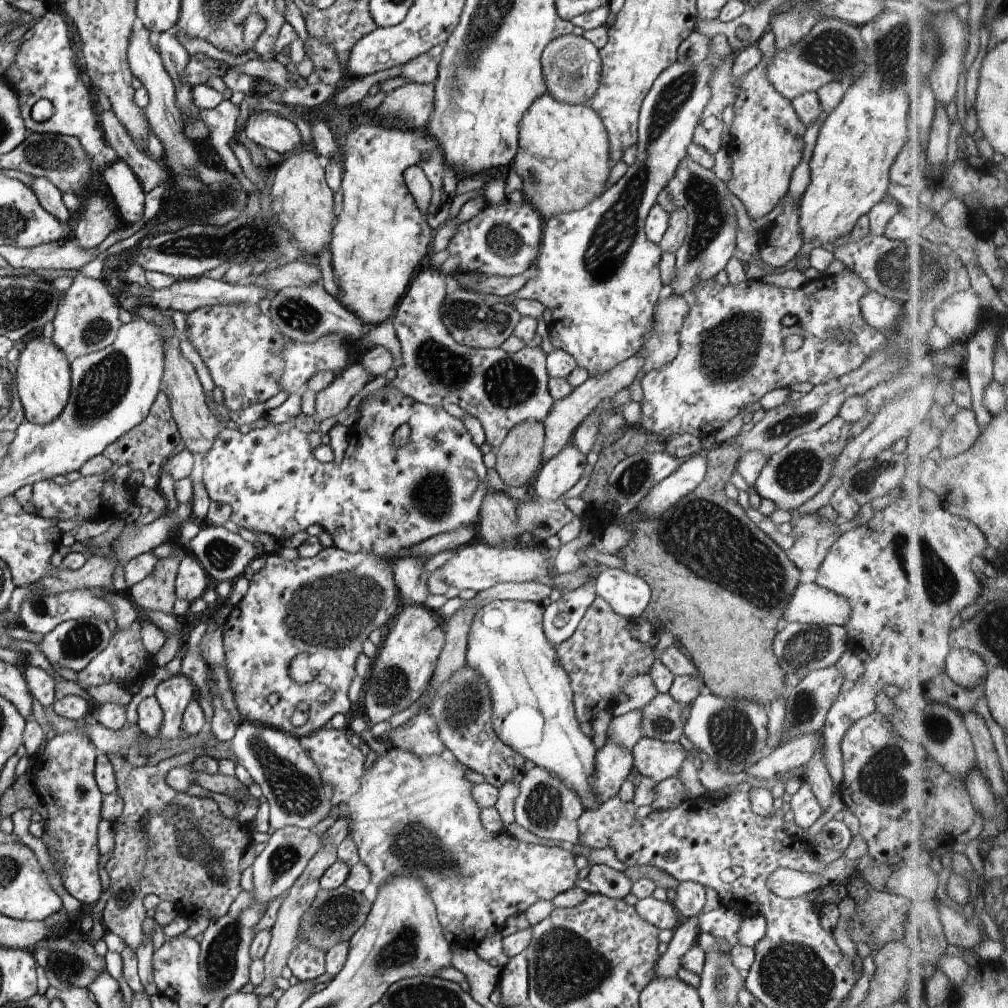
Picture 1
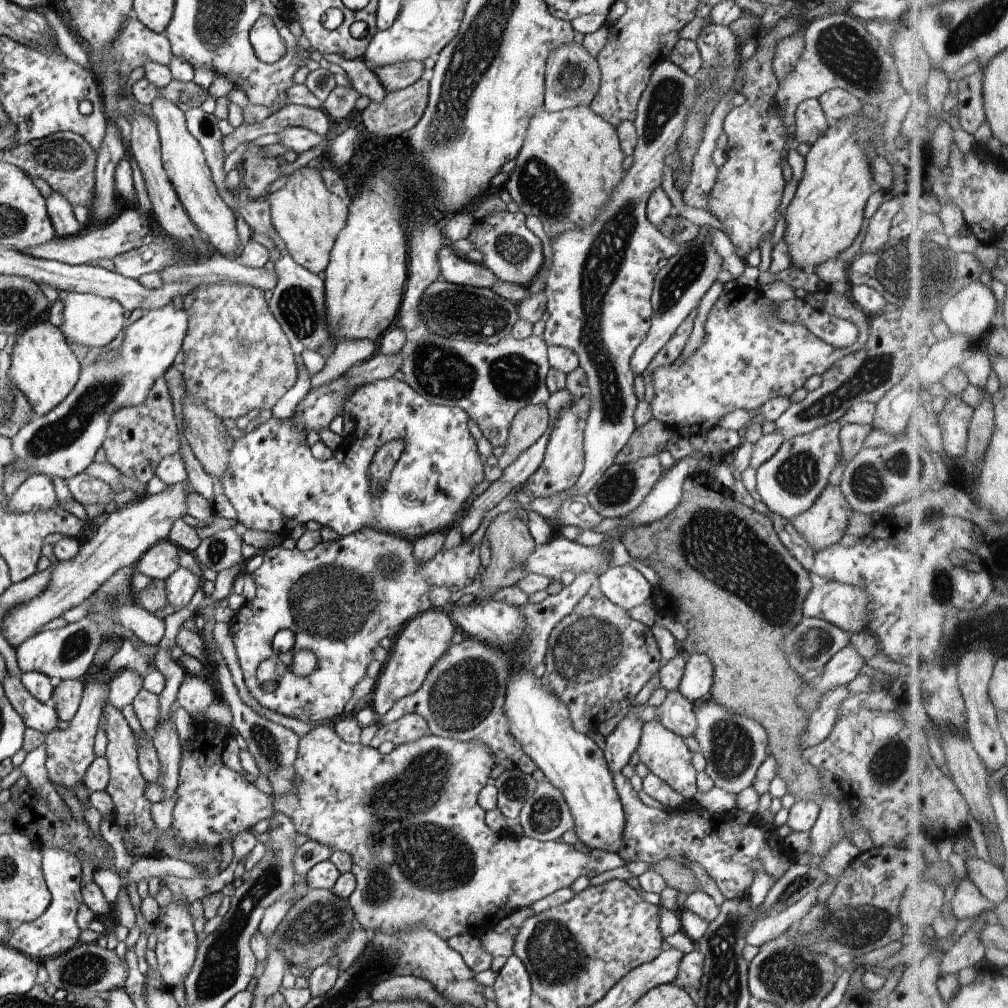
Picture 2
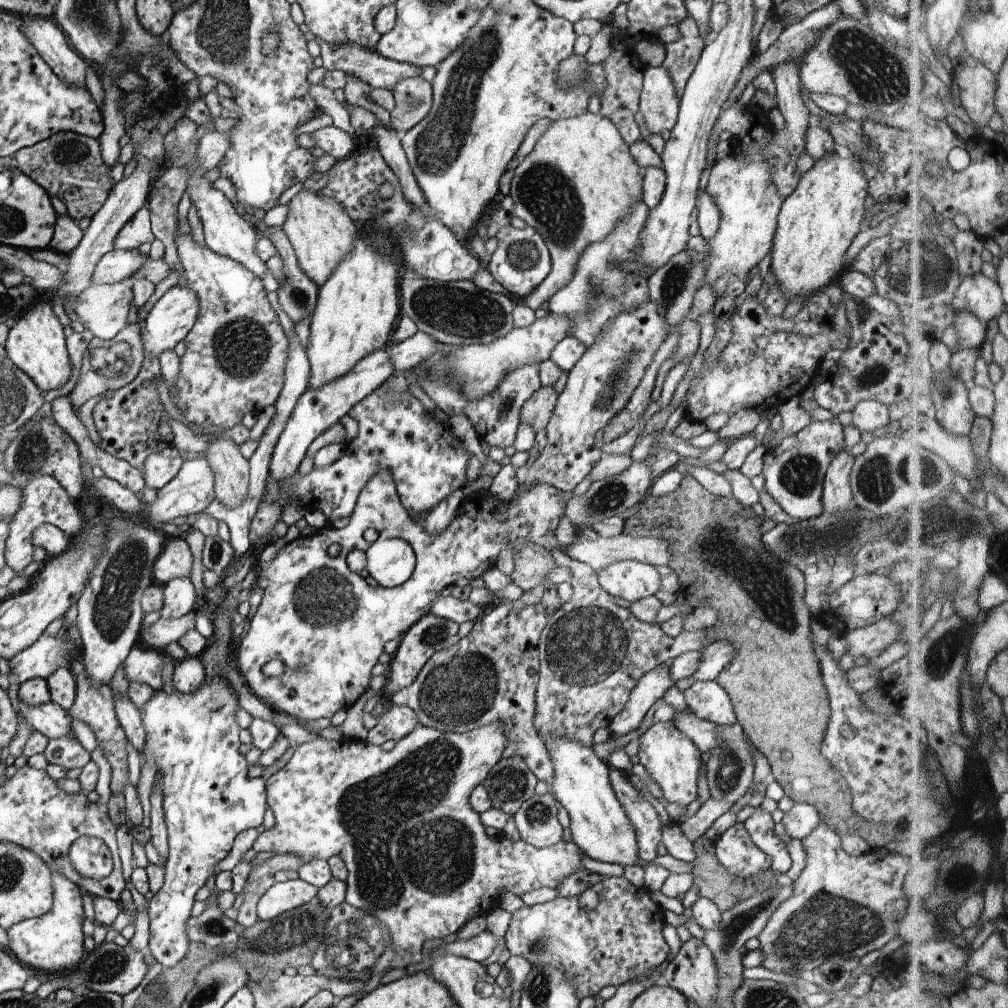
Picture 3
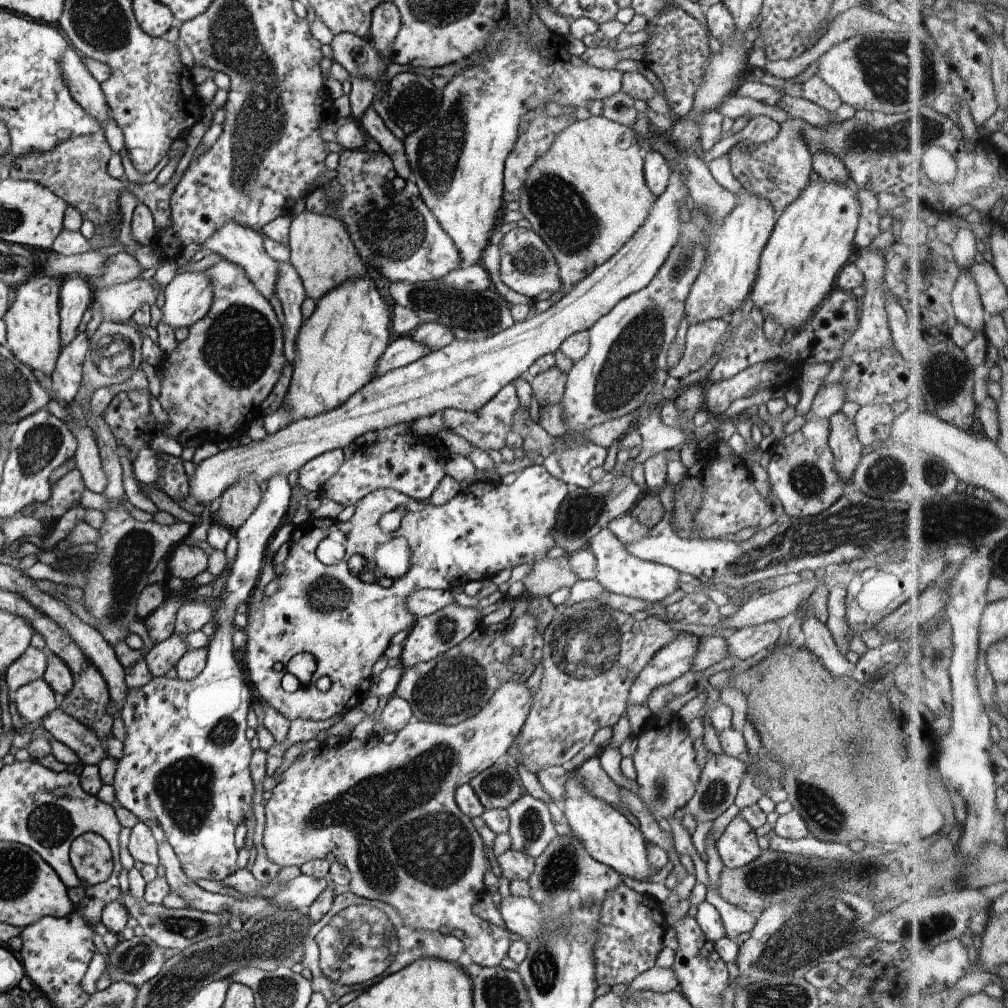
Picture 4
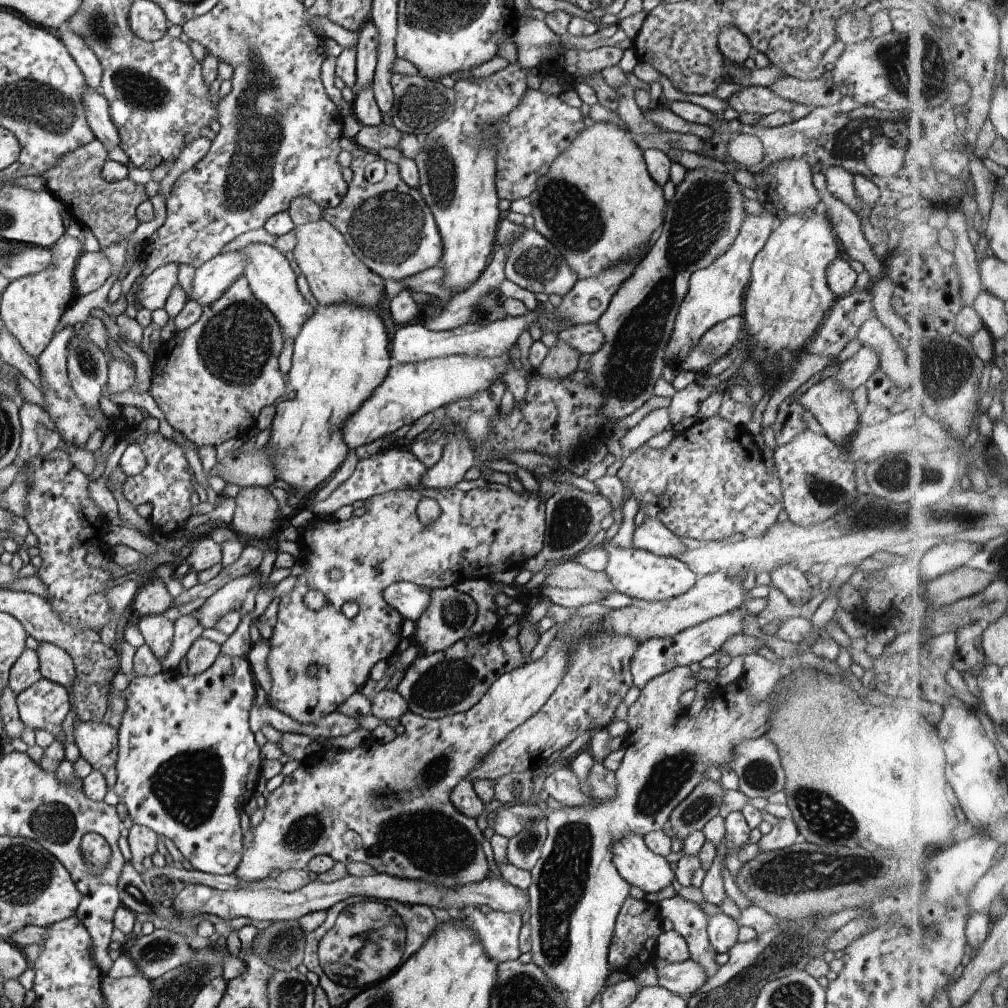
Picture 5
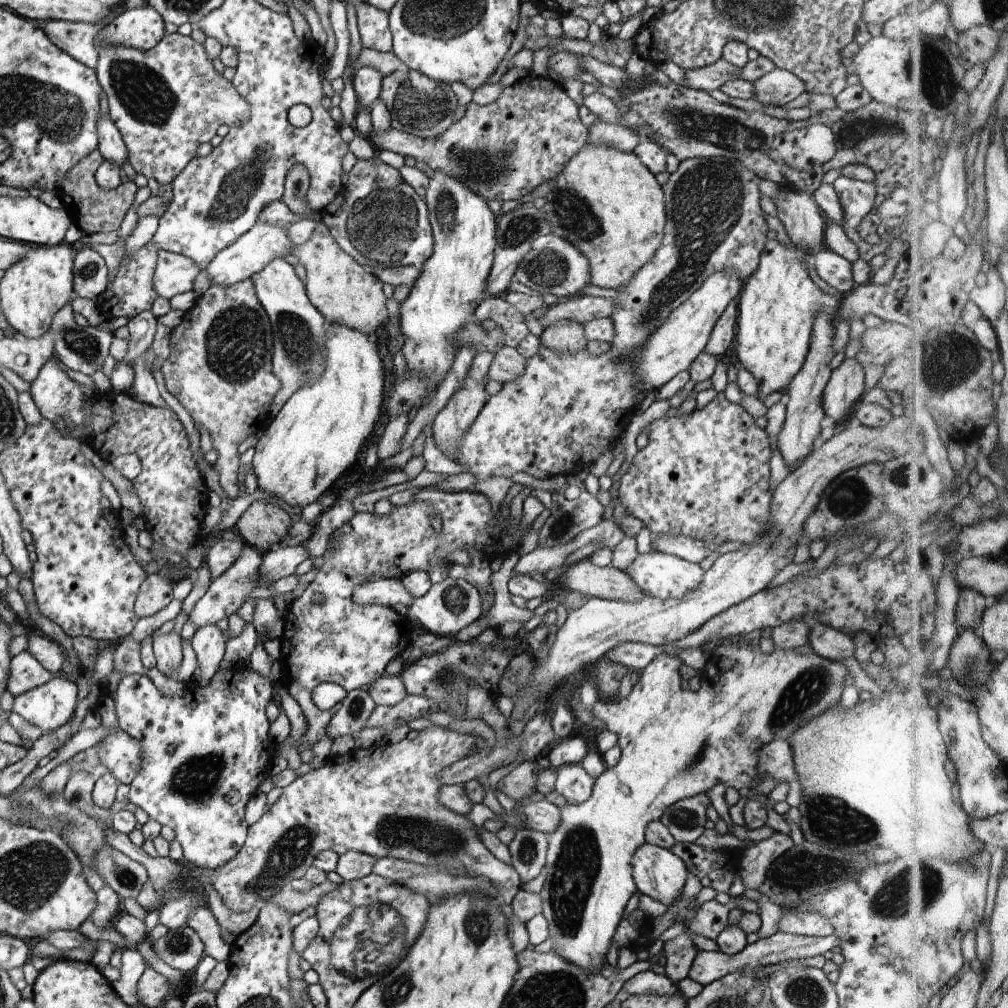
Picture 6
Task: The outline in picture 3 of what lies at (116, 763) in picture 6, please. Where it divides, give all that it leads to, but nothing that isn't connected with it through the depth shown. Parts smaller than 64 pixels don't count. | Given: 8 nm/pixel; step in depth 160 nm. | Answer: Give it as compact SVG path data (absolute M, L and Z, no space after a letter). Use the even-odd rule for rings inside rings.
M16 697L15 699L22 719L26 720L33 731L41 732L49 739L59 739L68 736L74 737L71 727L71 716L59 704L50 702L33 707L27 703L18 701Z

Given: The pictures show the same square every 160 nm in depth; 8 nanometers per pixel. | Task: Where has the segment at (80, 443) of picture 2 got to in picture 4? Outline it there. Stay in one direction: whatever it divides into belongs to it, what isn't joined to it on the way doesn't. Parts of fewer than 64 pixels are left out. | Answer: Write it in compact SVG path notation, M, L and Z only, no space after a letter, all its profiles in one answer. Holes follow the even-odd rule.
M208 270L187 272L176 275L162 291L161 309L164 315L161 321L169 324L174 330L181 326L189 327L197 320L204 318L213 303L213 281L209 279Z

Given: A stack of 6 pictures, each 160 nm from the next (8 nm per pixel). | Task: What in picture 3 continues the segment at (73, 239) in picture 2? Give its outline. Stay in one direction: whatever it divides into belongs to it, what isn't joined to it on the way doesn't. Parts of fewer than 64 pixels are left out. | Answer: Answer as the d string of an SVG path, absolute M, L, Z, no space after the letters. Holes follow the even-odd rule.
M148 206L136 211L136 214L125 222L116 235L114 246L116 249L137 249L144 242L152 242L155 237L150 229L150 212Z

